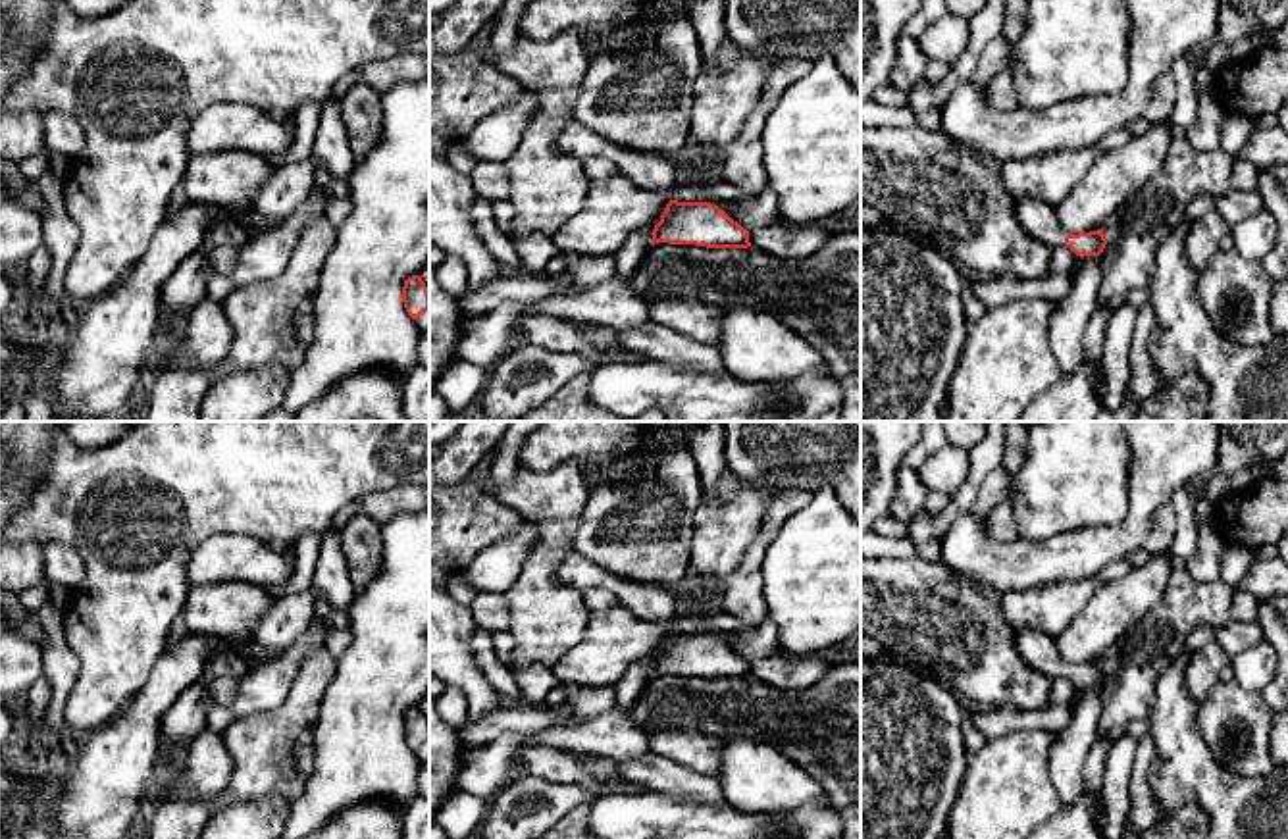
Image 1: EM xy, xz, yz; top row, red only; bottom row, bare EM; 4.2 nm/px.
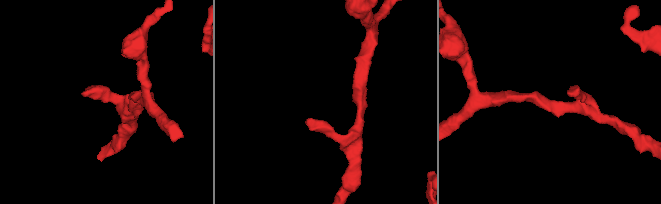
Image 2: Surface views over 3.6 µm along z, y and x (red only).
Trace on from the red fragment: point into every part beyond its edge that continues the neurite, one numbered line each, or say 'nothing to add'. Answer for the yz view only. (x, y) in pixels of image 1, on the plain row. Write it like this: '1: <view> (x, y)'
1: yz (1036, 649)

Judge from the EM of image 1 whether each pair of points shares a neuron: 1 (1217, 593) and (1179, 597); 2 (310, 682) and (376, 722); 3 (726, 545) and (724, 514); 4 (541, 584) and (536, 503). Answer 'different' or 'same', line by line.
1: same
2: different
3: same
4: same

